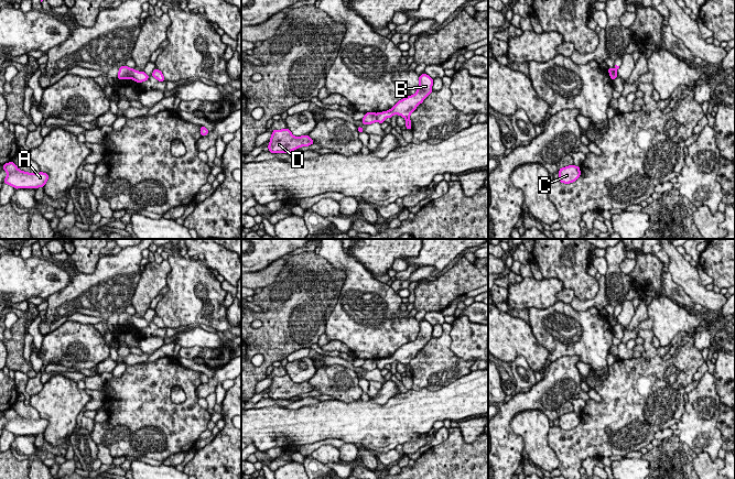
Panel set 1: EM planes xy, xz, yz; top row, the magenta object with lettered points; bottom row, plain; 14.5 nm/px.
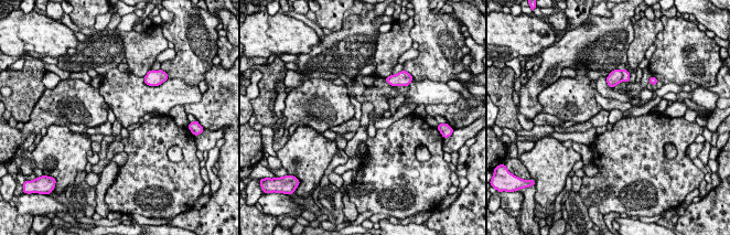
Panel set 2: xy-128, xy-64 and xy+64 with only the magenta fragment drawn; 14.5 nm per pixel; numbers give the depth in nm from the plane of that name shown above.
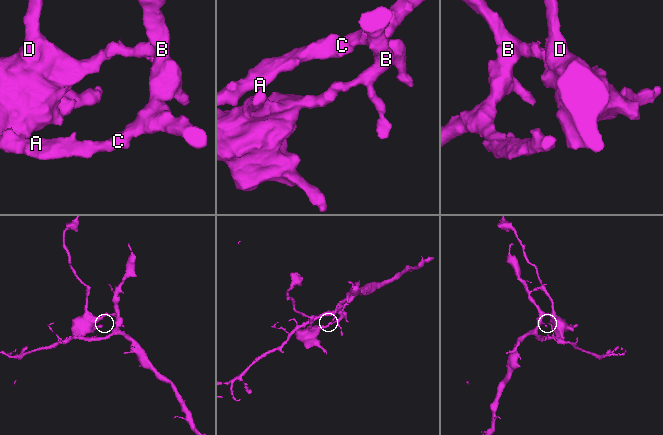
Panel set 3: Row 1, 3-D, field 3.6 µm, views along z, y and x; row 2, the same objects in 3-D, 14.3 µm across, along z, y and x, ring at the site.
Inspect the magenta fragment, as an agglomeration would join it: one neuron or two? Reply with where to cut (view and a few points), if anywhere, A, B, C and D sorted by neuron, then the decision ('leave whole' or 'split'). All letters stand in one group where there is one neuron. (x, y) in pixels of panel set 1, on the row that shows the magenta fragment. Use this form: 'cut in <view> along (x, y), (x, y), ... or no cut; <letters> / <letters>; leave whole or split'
cut in xy along (131, 69), (128, 77); A B C / D; split

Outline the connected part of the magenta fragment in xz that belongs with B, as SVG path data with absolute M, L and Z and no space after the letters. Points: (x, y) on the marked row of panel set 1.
M420 75L417 92L399 100L390 110L378 112L377 121L382 123L385 122L386 118L391 118L393 115L399 115L406 119L407 129L411 130L411 120L409 117L415 110L415 108L432 92L432 85L433 79L429 75Z

